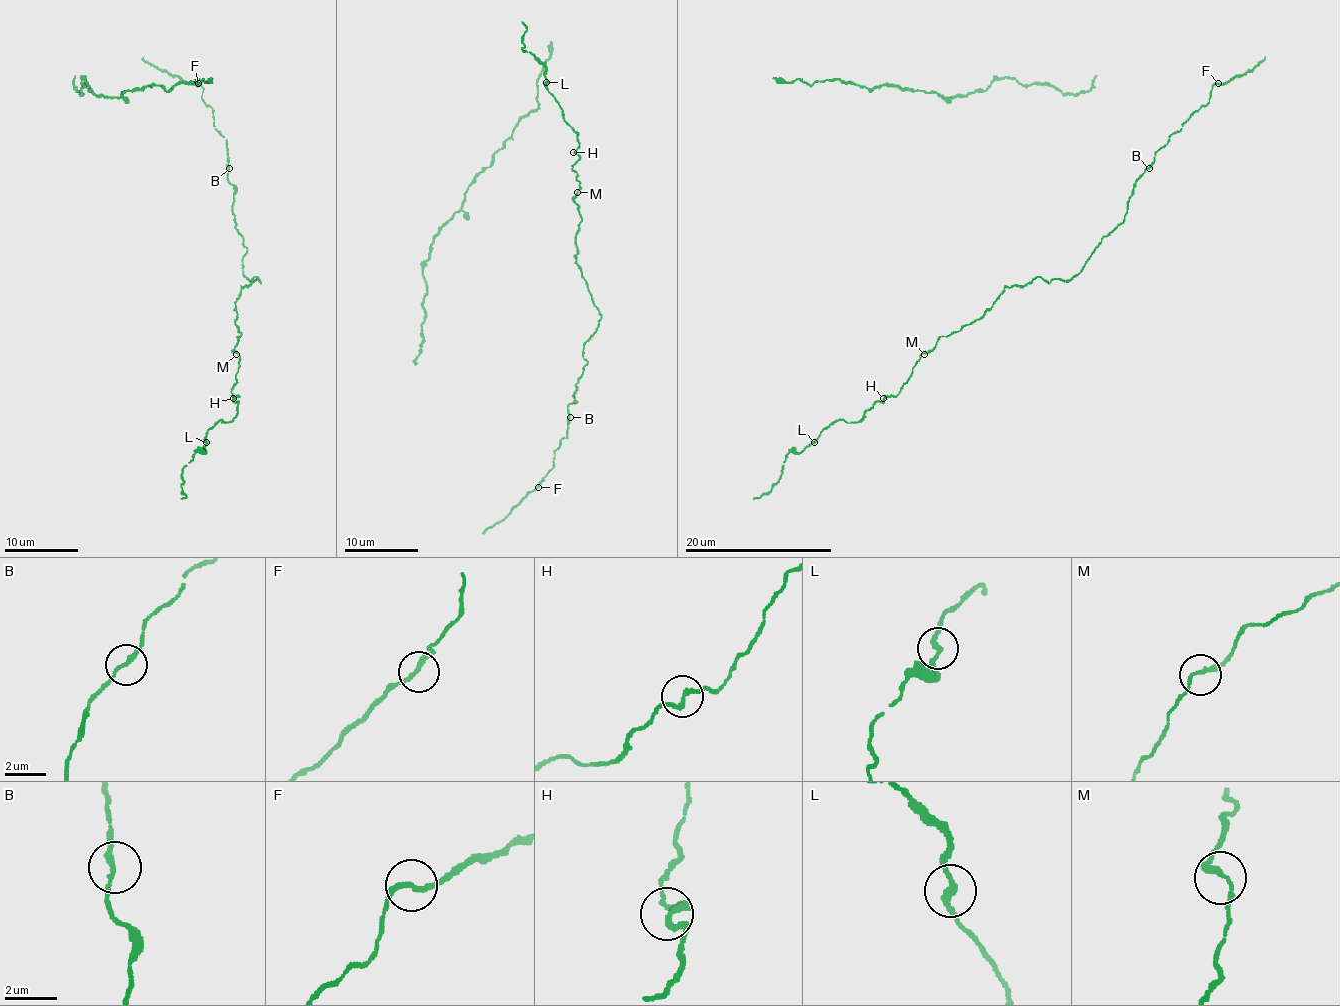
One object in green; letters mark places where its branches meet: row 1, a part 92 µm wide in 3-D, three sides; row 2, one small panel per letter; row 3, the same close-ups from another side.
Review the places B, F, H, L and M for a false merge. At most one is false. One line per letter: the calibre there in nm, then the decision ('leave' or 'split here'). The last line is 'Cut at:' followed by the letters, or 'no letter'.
B: 200 nm thick; leave
F: 200 nm thick; leave
H: 190 nm thick; leave
L: 190 nm thick; leave
M: 180 nm thick; leave
Cut at: no letter

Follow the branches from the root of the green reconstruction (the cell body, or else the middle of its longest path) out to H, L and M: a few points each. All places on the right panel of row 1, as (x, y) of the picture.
H: (1147, 168), (1125, 219), (1077, 275), (1007, 288), (981, 317), (942, 336), (883, 398)
L: (1147, 168), (1125, 219), (1077, 275), (1007, 288), (922, 354), (894, 396), (813, 442)
M: (1147, 168), (1125, 219), (1077, 275), (1049, 282), (1036, 277), (1007, 288), (981, 317), (924, 354)

